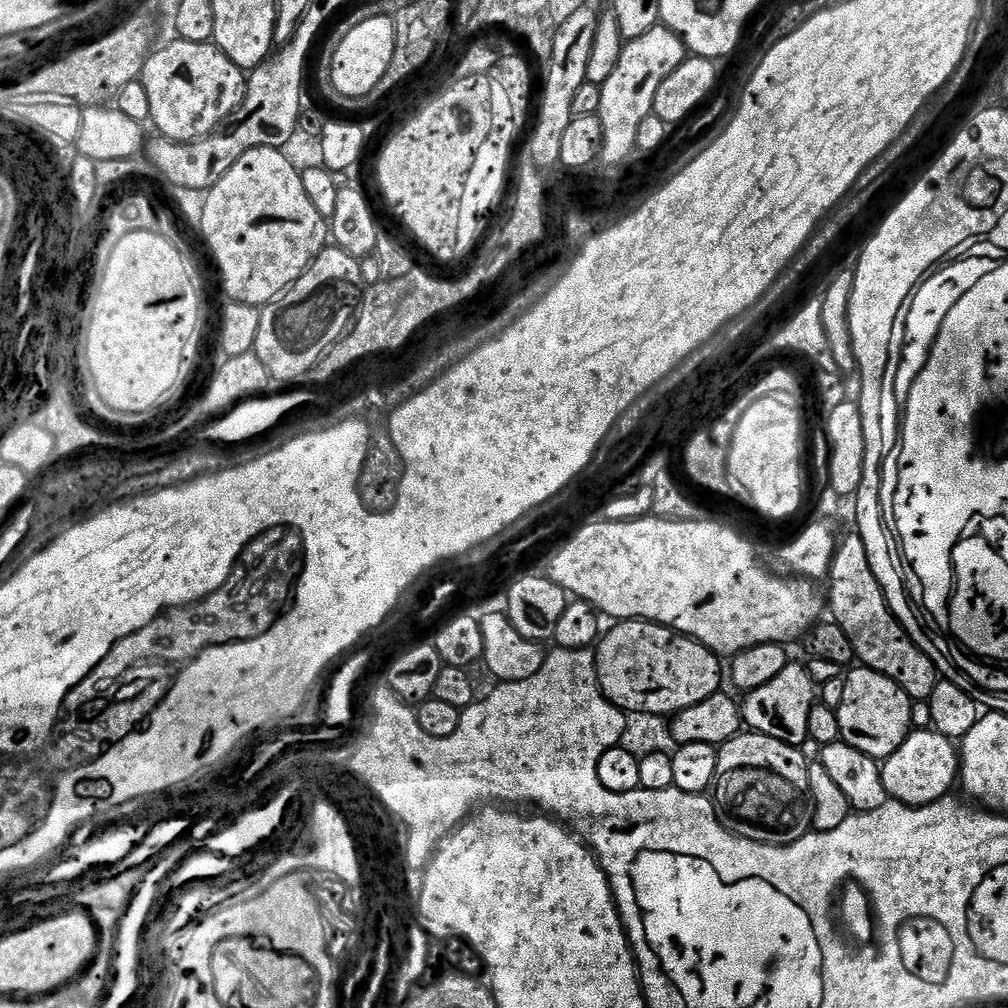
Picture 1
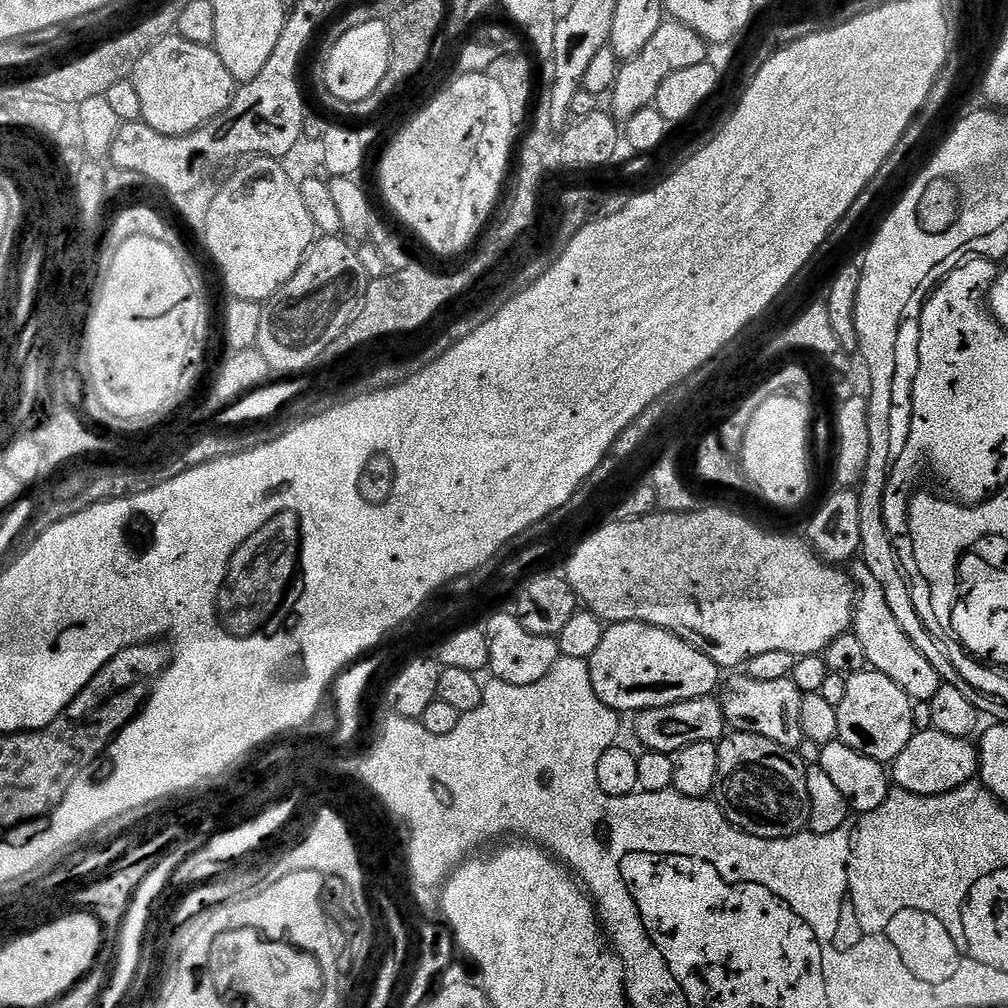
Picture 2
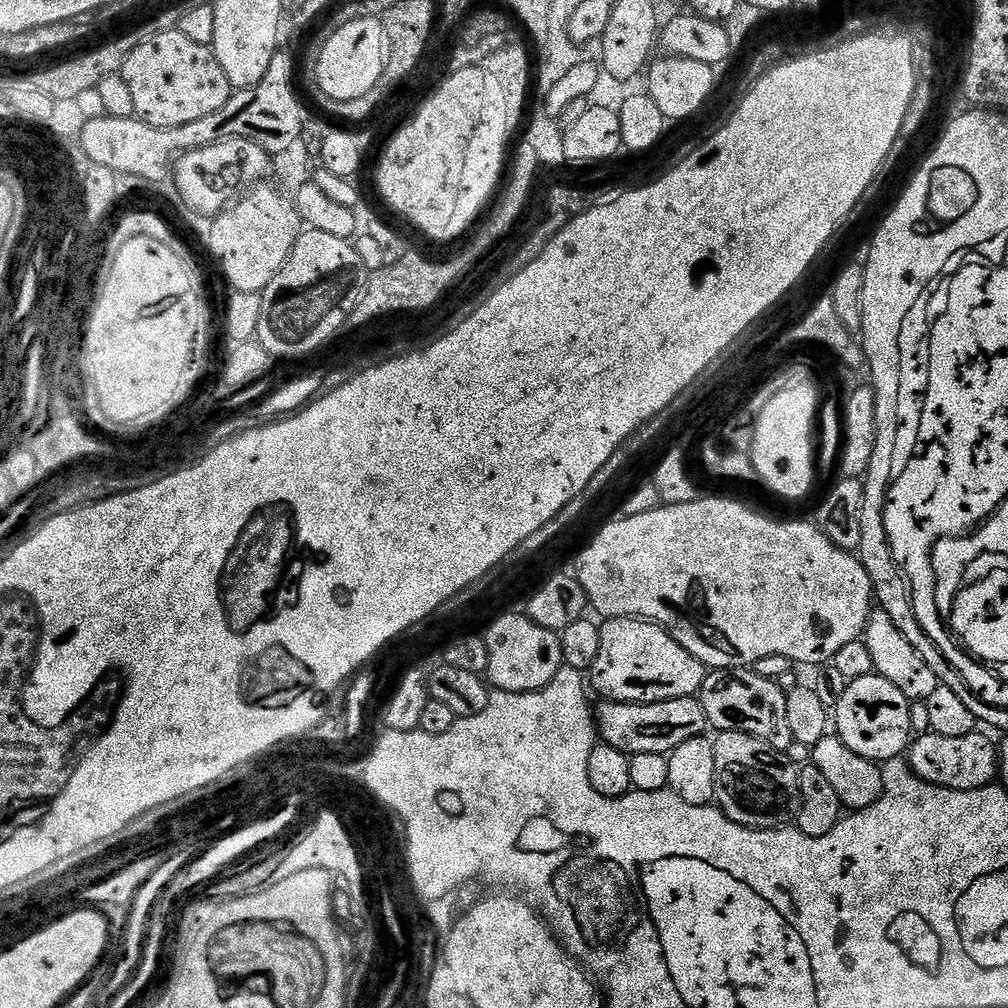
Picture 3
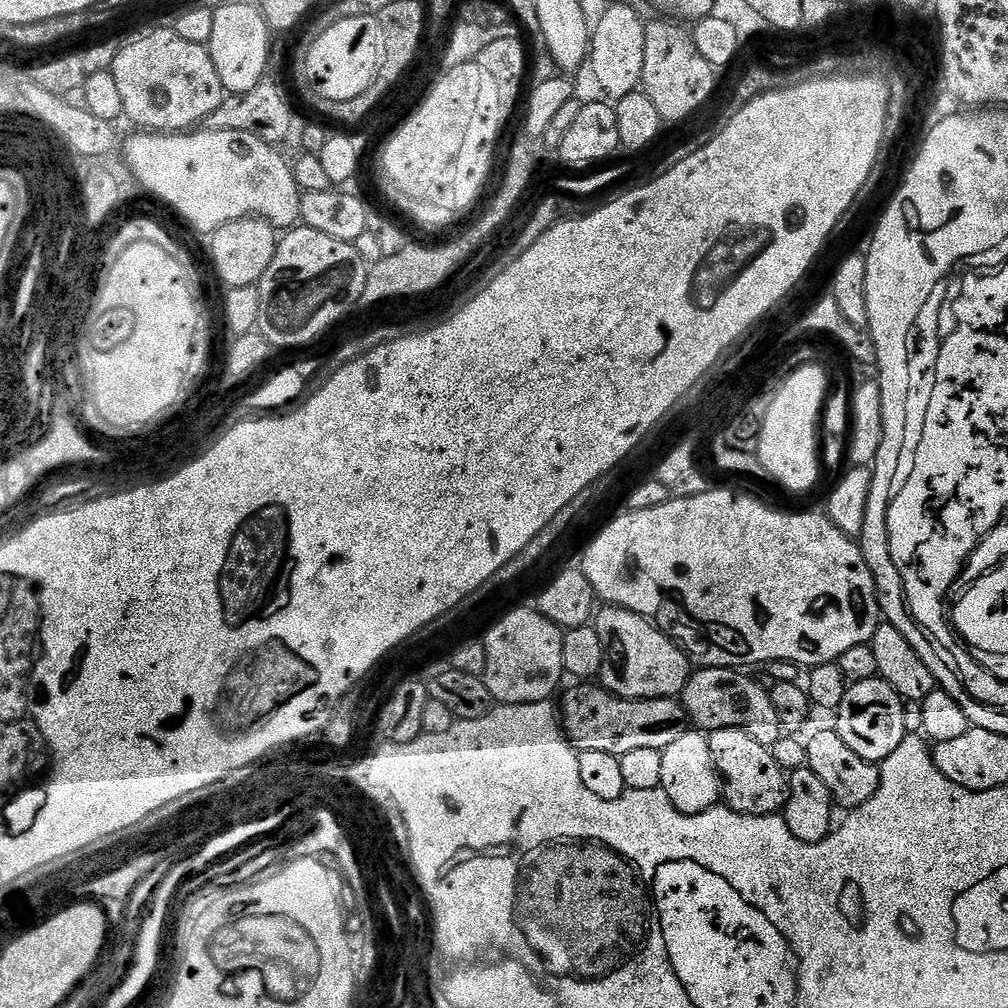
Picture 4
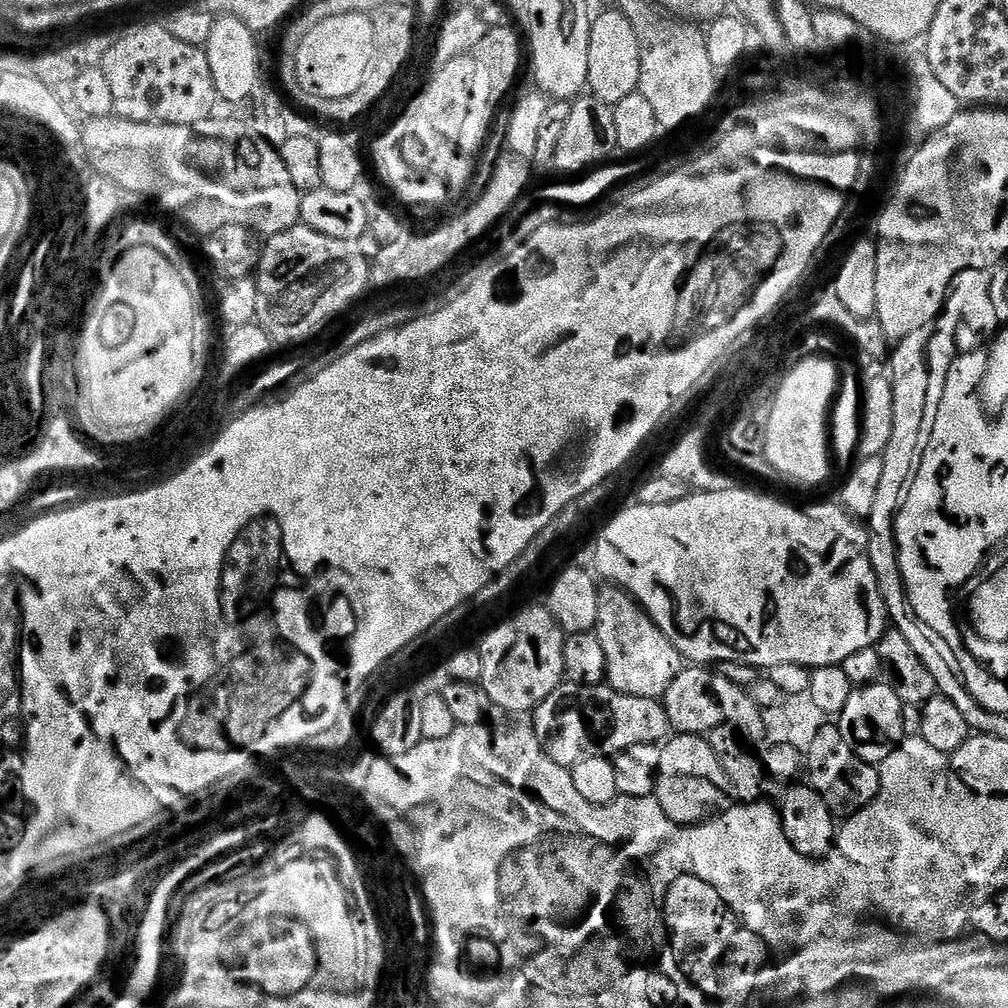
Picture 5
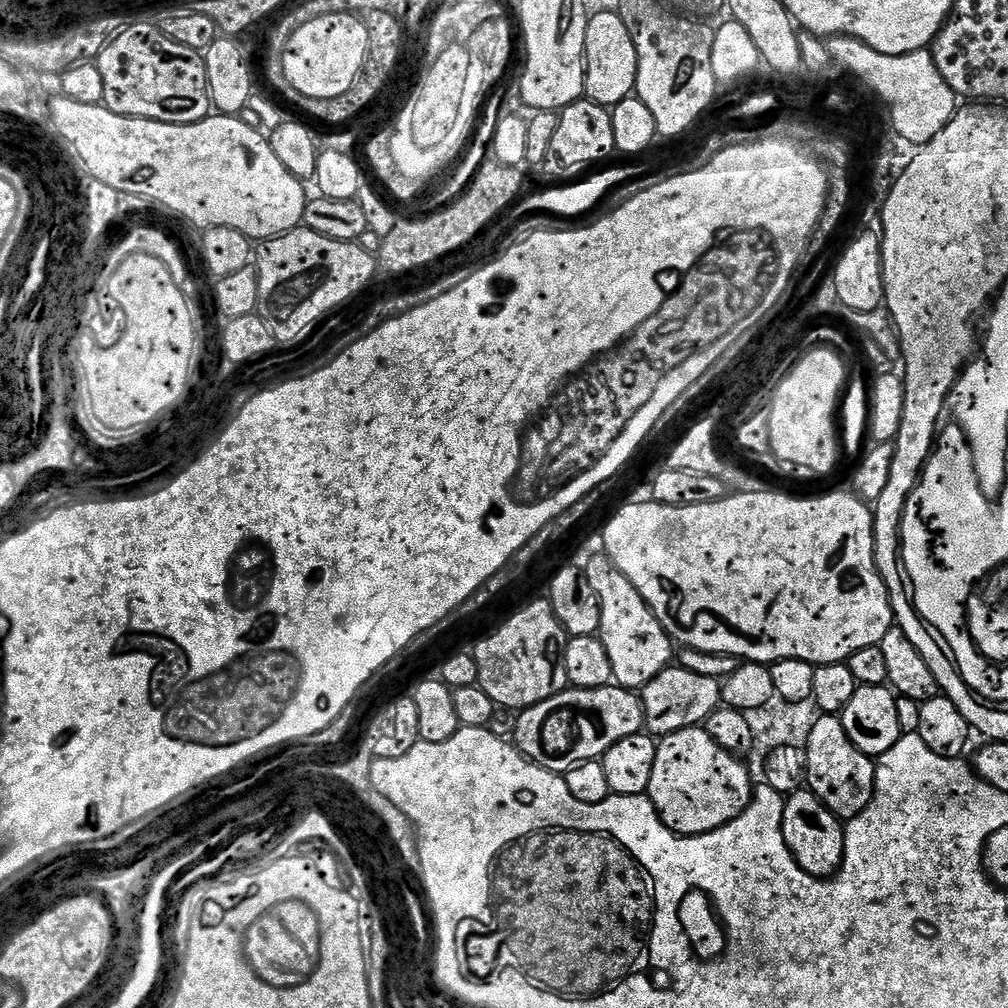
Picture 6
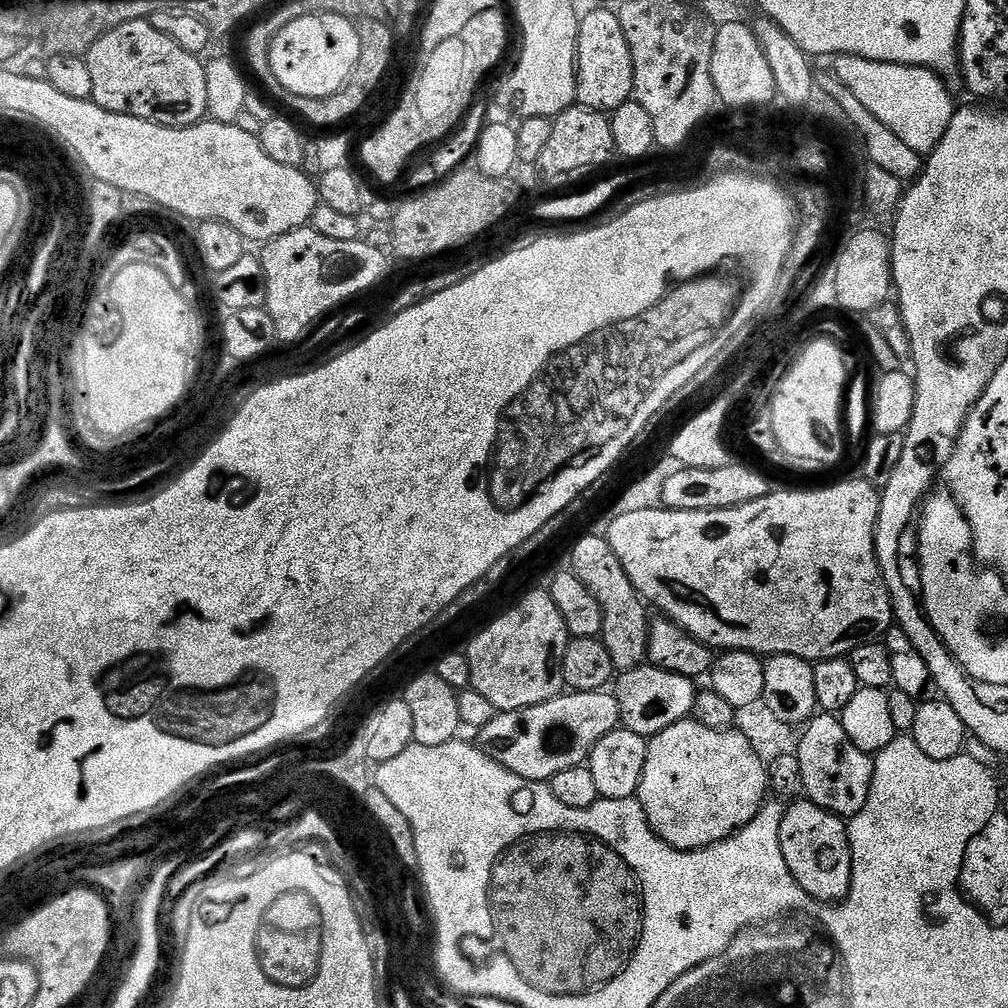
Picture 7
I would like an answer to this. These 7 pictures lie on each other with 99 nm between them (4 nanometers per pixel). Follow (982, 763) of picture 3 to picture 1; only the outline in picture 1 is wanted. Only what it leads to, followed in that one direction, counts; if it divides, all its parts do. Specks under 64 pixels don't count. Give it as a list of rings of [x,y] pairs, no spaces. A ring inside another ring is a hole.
[[[915,730],[908,733],[907,738],[880,764],[880,773],[882,774],[882,786],[886,786],[886,794],[889,801],[897,804],[905,804],[907,808],[921,808],[930,806],[934,802],[945,799],[952,787],[957,787],[958,777],[960,775],[960,754],[957,745],[948,740],[935,730],[927,732],[917,732]]]

